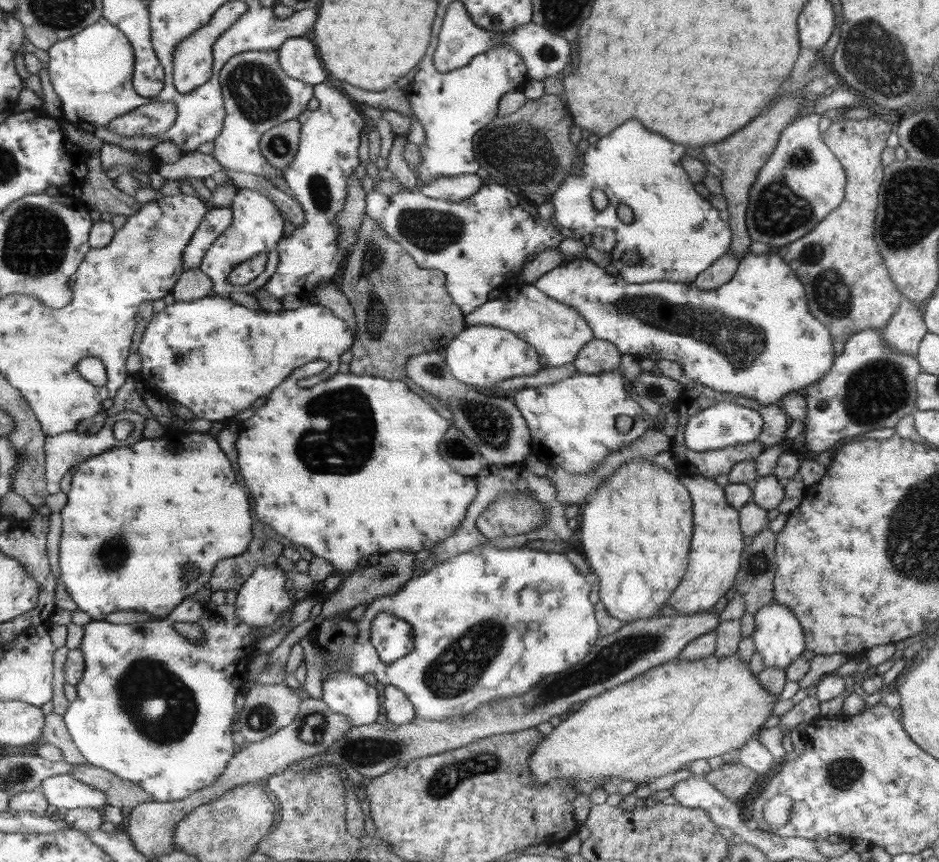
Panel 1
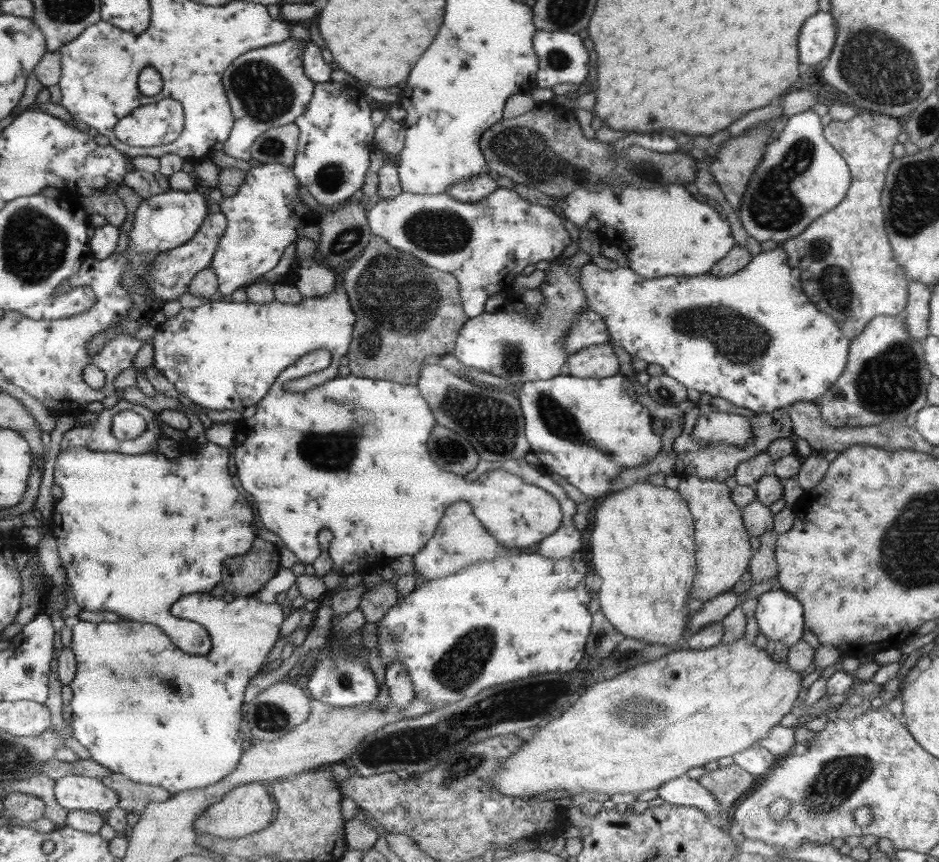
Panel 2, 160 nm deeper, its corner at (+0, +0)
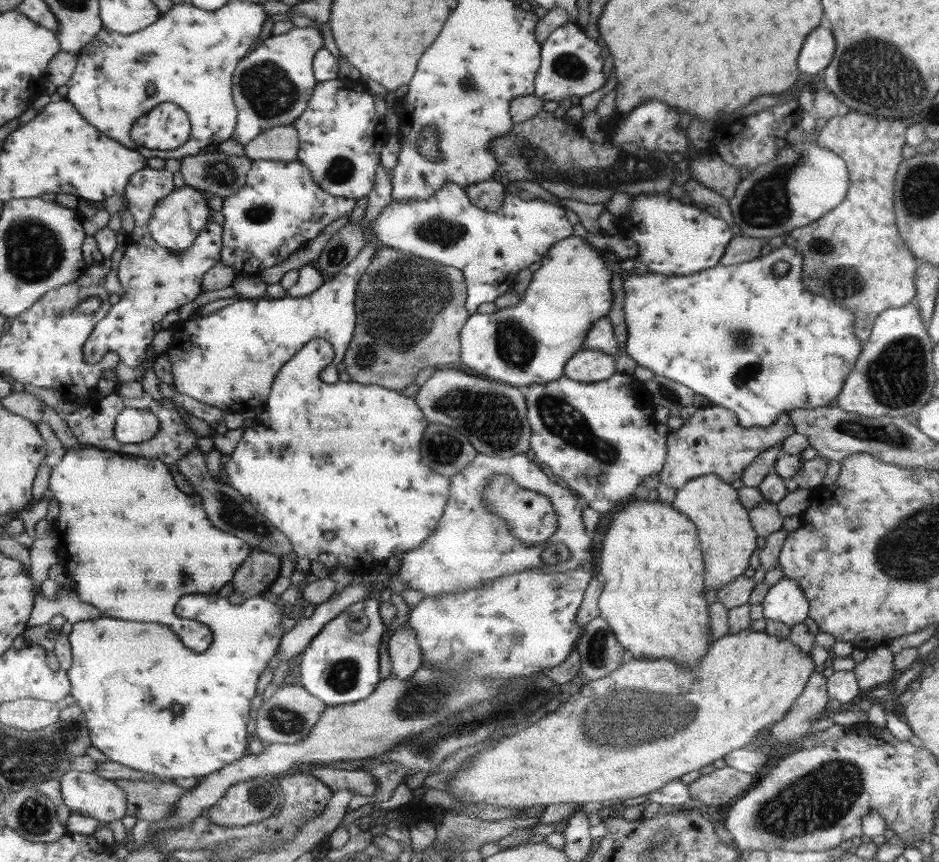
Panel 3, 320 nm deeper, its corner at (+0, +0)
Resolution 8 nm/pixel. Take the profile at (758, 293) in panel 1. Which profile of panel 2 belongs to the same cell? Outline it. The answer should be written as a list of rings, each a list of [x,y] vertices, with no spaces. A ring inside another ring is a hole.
[[[777,247],[771,252],[763,251],[755,255],[746,267],[735,274],[724,276],[724,278],[712,276],[709,272],[700,276],[670,276],[646,280],[640,278],[638,274],[634,274],[630,268],[619,267],[612,272],[612,270],[602,270],[596,264],[590,262],[578,270],[578,284],[580,284],[585,294],[588,309],[596,312],[604,320],[609,332],[609,340],[612,344],[619,344],[632,358],[640,358],[640,360],[647,362],[648,365],[650,363],[660,365],[667,376],[678,380],[687,390],[694,389],[700,393],[706,392],[712,396],[723,398],[734,404],[734,406],[747,408],[756,414],[762,414],[776,409],[786,409],[795,402],[816,402],[838,381],[849,357],[851,340],[847,339],[841,330],[838,330],[838,325],[834,324],[834,320],[828,314],[824,314],[816,306],[812,306],[812,302],[802,292],[798,272],[800,272],[798,268],[789,266],[788,258],[783,248]]]

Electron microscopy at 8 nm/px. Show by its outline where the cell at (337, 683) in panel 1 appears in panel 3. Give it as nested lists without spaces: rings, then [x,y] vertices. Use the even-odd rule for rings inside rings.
[[[368,598],[351,604],[343,610],[334,620],[328,621],[322,630],[312,639],[312,642],[301,651],[300,662],[301,685],[316,698],[327,705],[343,705],[358,702],[368,698],[376,685],[381,681],[379,669],[379,647],[381,638],[387,628],[379,613],[380,601]]]

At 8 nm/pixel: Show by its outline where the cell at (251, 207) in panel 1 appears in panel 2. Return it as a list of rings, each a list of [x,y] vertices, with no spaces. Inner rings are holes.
[[[260,163],[260,166],[247,171],[244,182],[234,196],[218,198],[222,214],[227,218],[226,230],[210,262],[210,268],[218,280],[219,298],[228,298],[236,289],[249,287],[258,278],[276,268],[286,247],[298,240],[299,231],[315,222],[315,212],[305,204],[298,193],[299,185],[291,167],[280,163]]]

